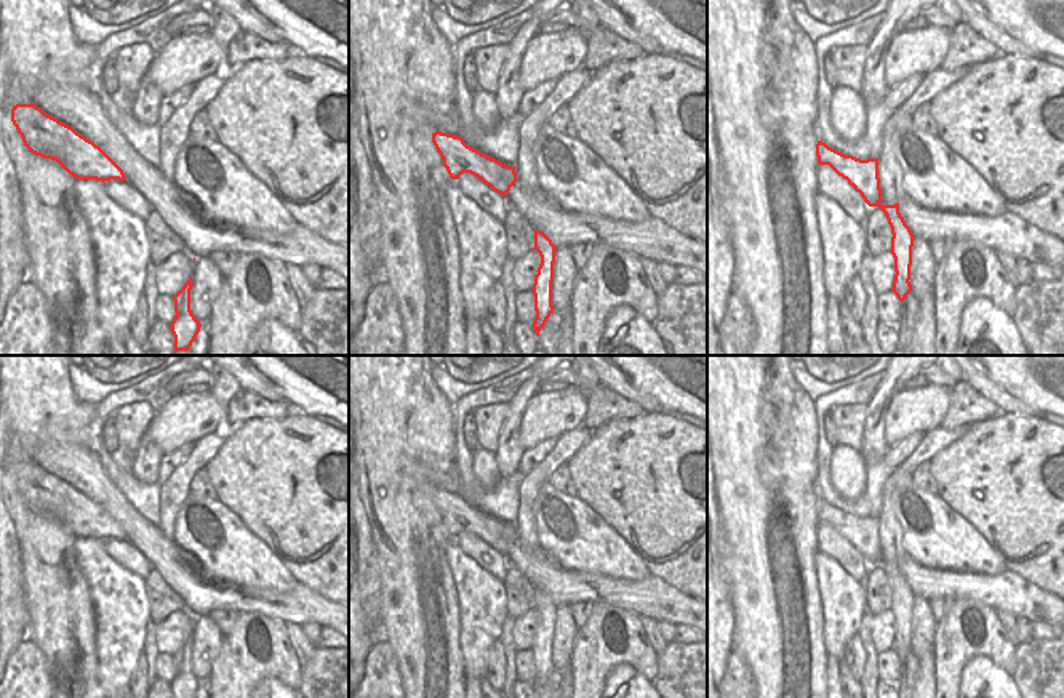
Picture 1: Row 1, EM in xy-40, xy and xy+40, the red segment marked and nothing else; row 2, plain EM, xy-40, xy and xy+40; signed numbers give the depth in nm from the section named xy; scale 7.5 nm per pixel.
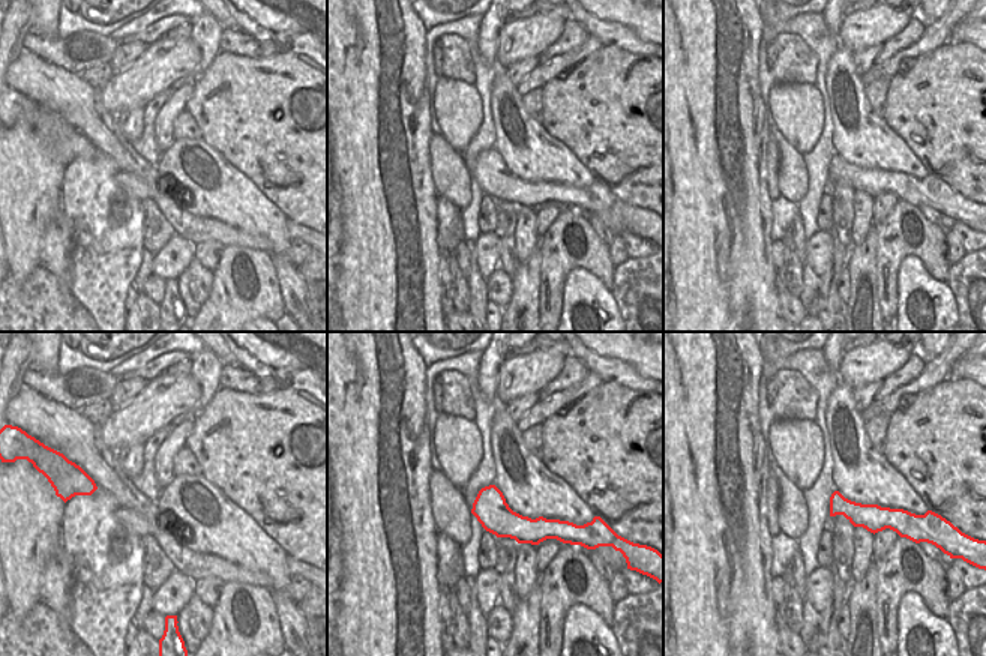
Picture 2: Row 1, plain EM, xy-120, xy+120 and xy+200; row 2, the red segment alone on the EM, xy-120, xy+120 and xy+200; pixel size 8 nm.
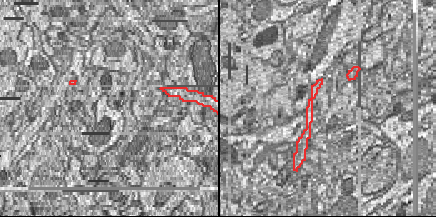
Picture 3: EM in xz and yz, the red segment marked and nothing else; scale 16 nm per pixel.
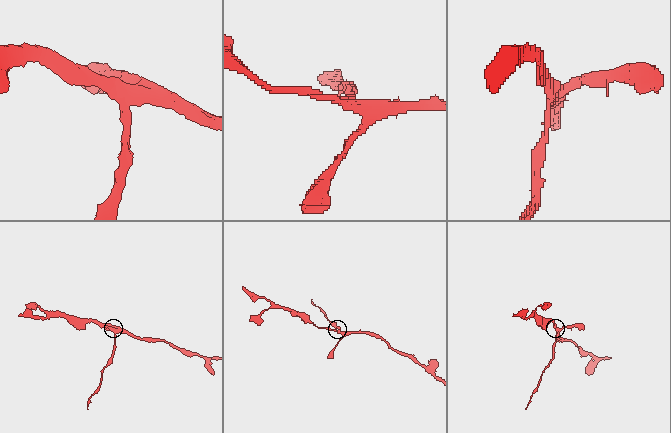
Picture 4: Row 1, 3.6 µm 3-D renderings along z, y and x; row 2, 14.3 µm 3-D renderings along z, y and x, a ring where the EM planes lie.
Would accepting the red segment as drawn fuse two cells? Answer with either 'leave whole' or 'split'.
split

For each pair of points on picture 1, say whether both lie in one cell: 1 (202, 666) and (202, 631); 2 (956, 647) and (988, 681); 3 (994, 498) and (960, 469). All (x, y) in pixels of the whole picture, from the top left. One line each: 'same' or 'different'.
1: same
2: different
3: same

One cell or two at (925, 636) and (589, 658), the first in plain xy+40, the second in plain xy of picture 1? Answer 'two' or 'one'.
two

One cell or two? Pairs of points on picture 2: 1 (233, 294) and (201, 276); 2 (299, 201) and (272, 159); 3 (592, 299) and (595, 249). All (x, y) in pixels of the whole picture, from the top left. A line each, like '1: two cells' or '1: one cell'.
1: two cells
2: one cell
3: two cells

